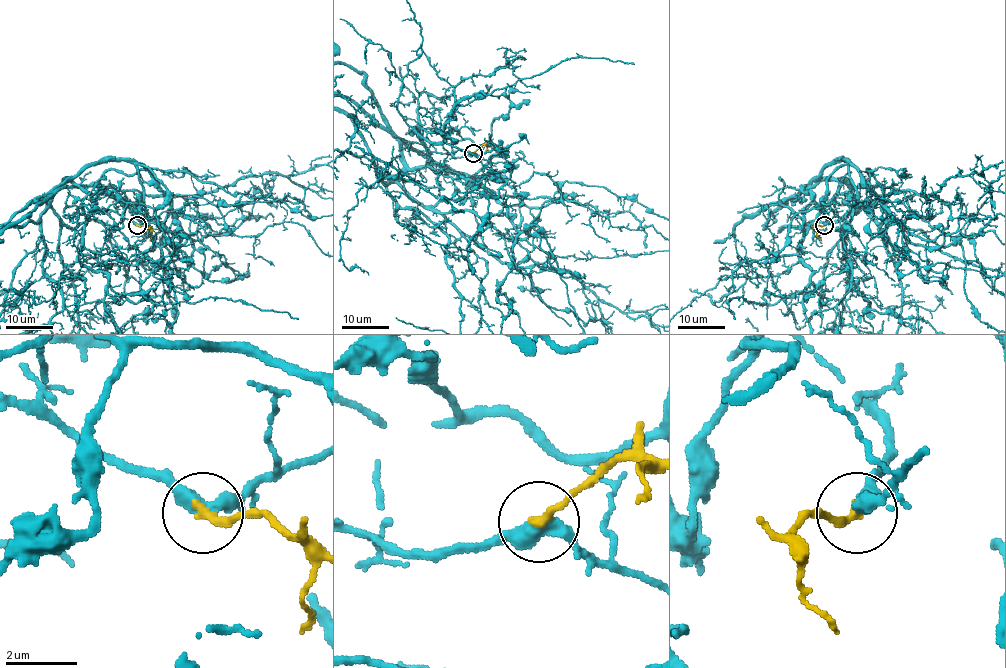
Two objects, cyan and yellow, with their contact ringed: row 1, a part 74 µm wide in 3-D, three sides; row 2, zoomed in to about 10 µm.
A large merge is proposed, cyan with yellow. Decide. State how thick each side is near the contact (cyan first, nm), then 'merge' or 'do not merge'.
calibres 400 and 240 nm; merge

